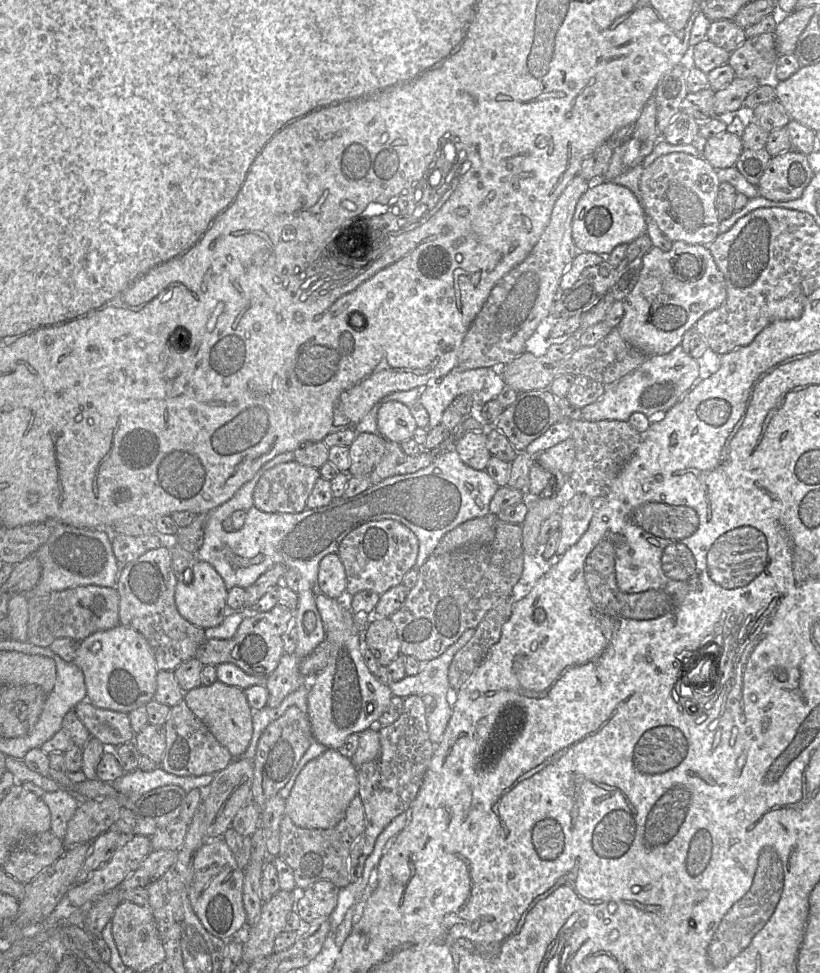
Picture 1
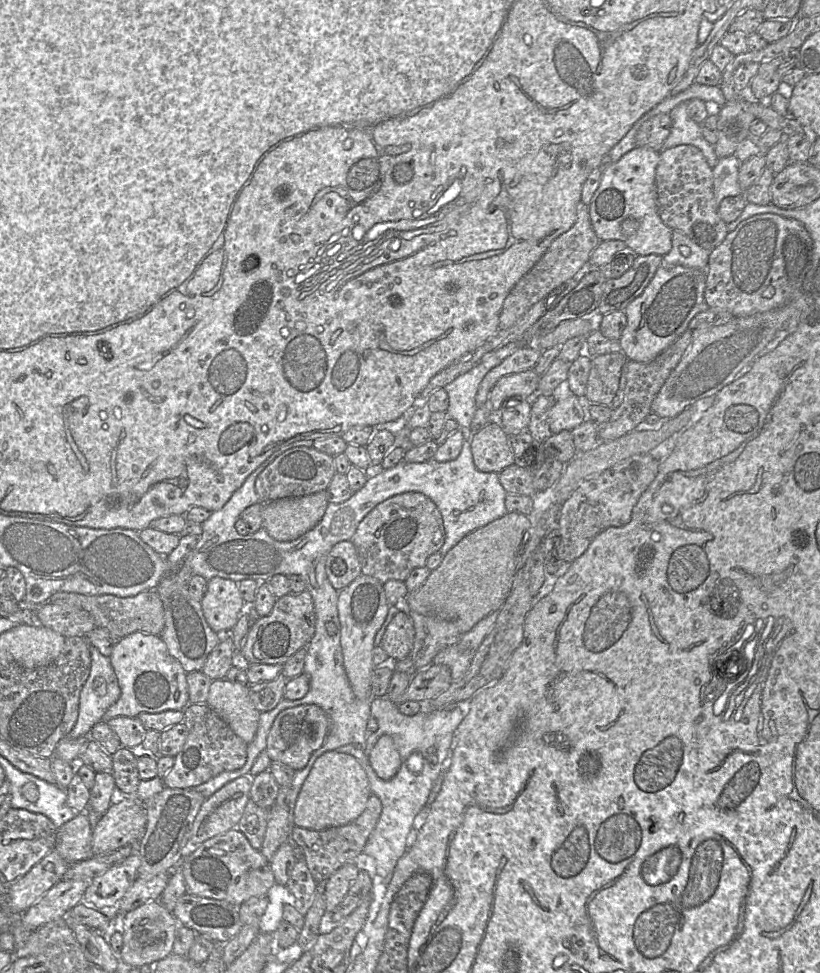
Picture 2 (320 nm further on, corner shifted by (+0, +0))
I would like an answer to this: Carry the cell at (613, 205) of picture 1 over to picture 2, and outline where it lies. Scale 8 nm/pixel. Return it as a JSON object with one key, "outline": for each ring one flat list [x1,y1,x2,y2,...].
{"outline":[[637,146,613,162,602,173,600,185,589,204,591,223,601,240,621,240,636,255,658,254,664,256,672,248,672,229,661,219,657,208,656,168,660,152,649,147]]}

